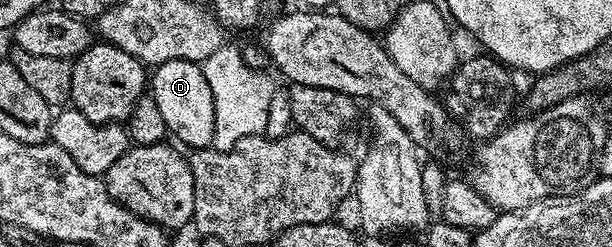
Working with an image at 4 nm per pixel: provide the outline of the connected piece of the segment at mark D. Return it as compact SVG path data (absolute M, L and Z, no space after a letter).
M171 59L155 67L150 78L150 90L158 102L169 133L188 148L206 148L212 144L214 126L214 100L206 82L203 67L193 60Z

